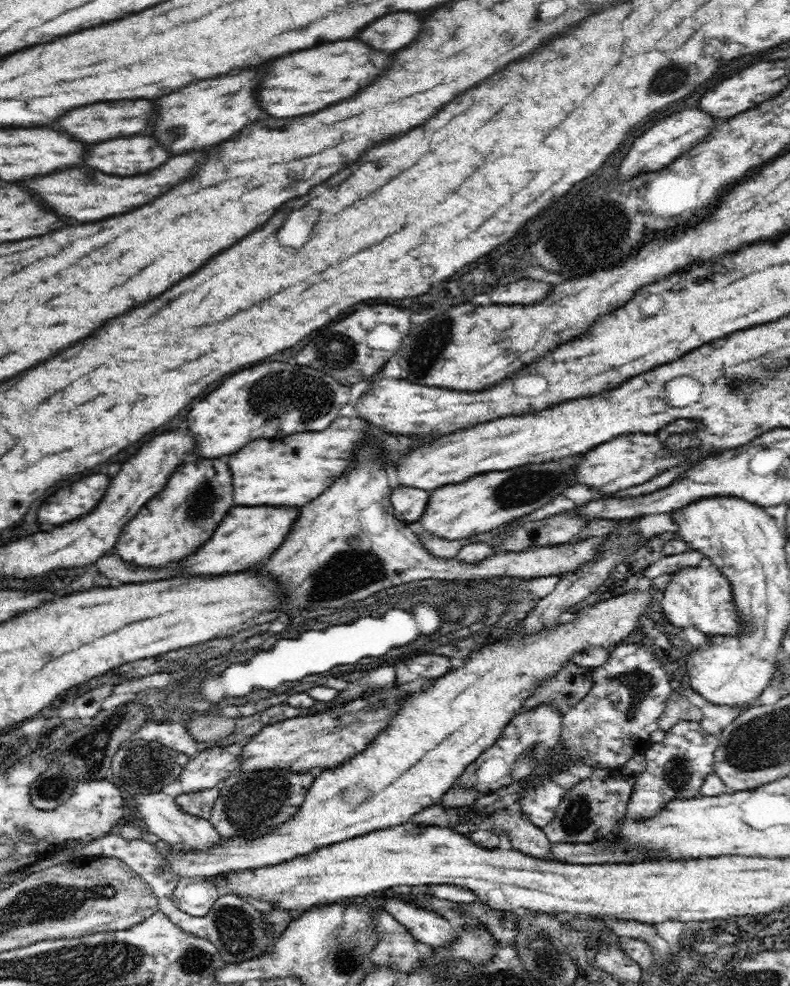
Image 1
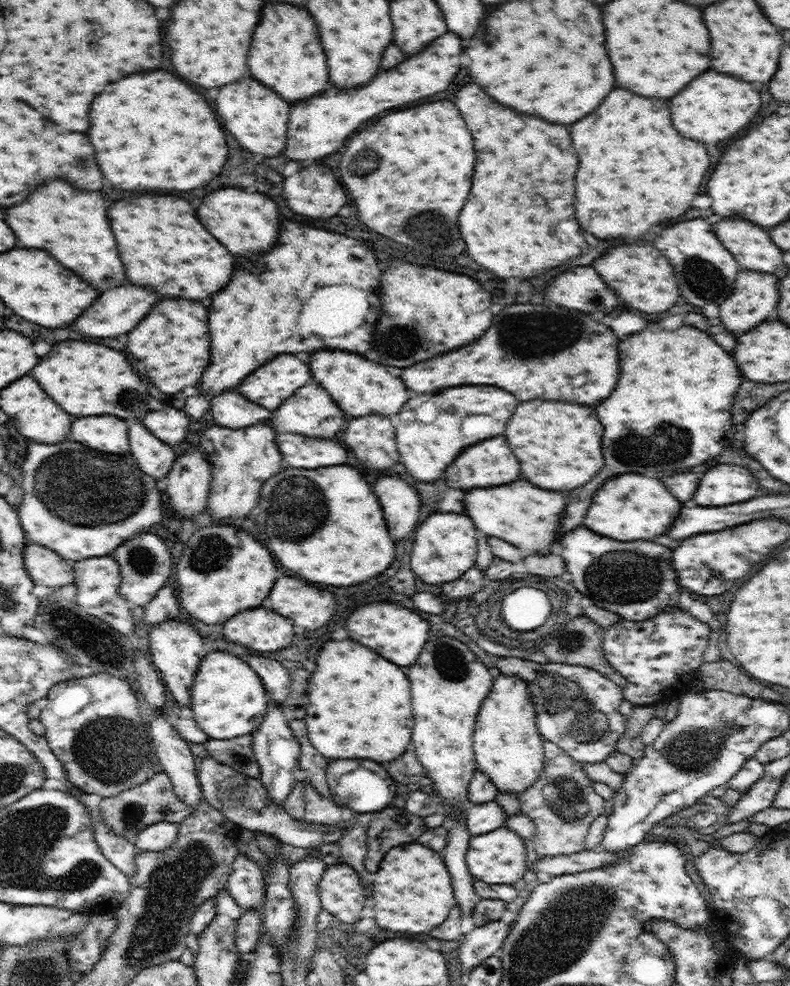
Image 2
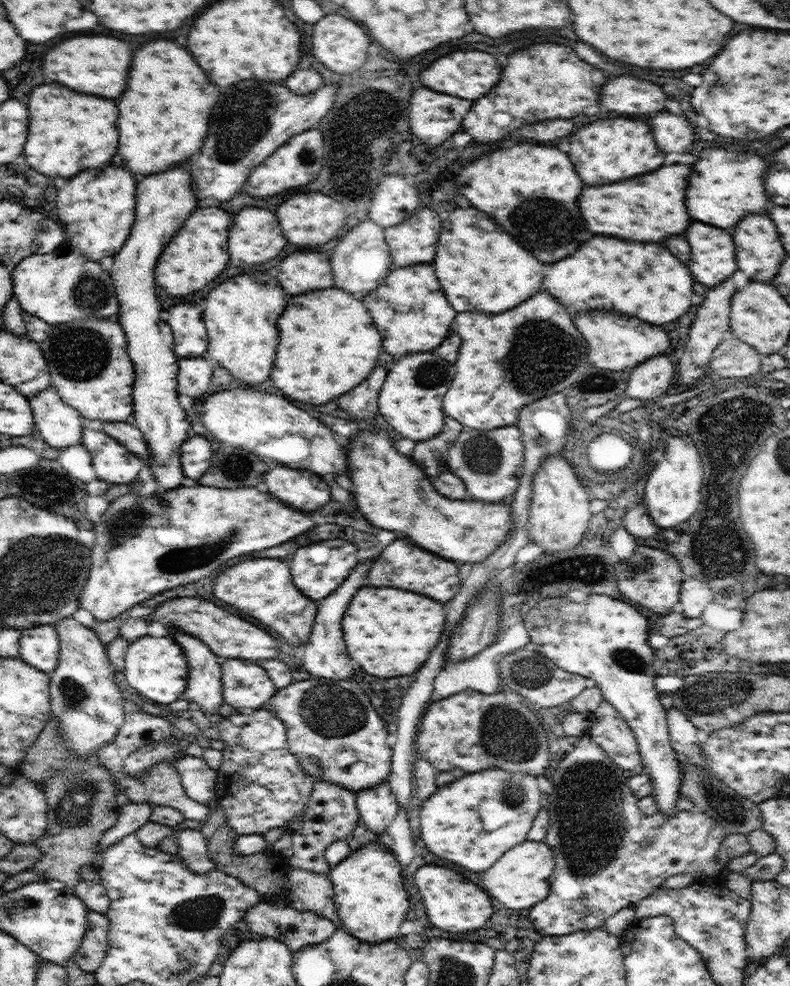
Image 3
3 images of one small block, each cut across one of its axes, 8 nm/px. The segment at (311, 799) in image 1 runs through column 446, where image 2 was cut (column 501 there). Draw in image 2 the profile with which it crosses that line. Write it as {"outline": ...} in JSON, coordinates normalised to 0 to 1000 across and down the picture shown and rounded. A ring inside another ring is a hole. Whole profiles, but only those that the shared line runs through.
{"outline":[[[633,684],[624,690],[619,705],[613,708],[599,742],[601,775],[616,785],[628,801],[656,805],[675,797],[689,779],[687,753],[678,734],[678,720],[672,702],[661,688]]]}

